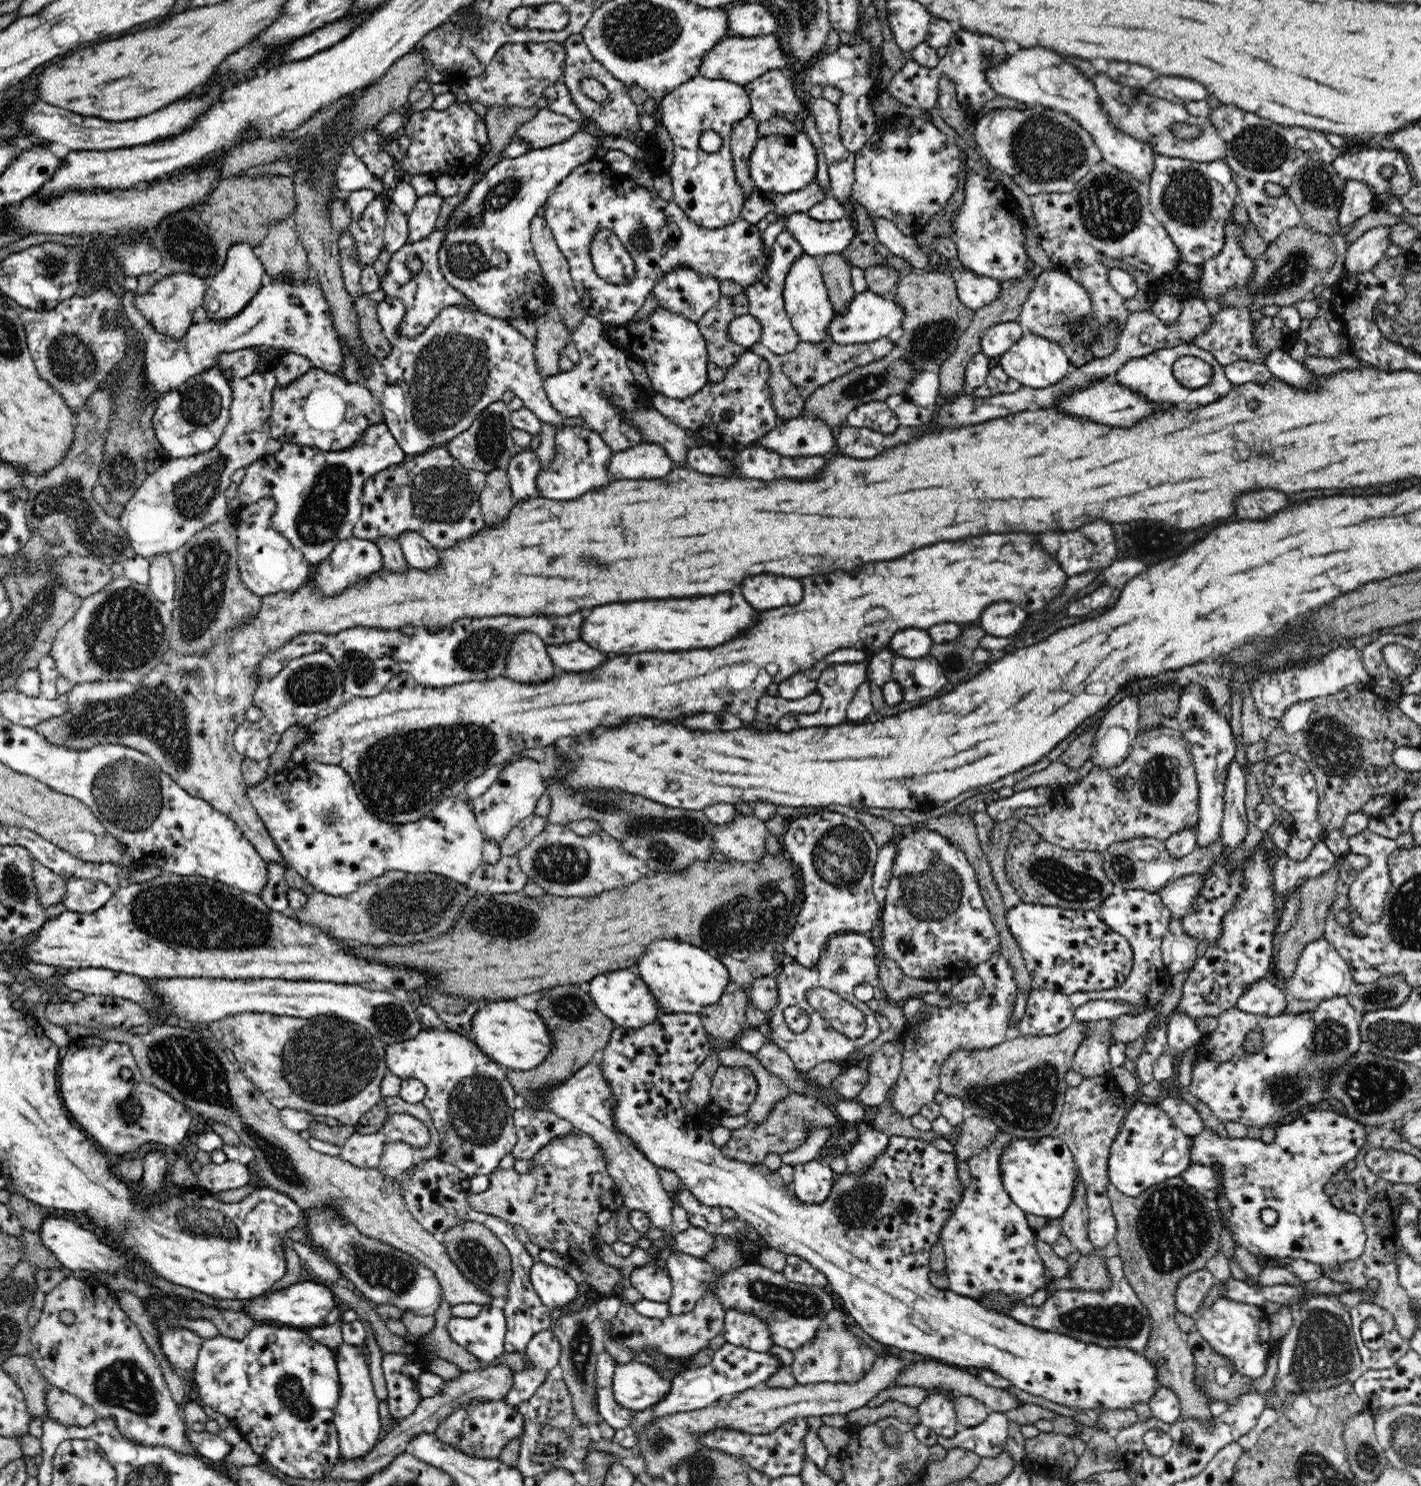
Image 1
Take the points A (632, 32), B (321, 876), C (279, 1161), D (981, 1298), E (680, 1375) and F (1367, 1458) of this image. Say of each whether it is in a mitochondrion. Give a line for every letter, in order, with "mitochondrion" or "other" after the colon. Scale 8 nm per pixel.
A: mitochondrion
B: other
C: mitochondrion
D: other
E: other
F: mitochondrion

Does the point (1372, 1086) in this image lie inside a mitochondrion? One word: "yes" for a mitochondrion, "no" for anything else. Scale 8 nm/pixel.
yes

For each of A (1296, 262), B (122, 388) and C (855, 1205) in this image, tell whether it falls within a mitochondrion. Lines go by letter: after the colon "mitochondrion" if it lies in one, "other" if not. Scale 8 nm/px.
A: mitochondrion
B: mitochondrion
C: mitochondrion

